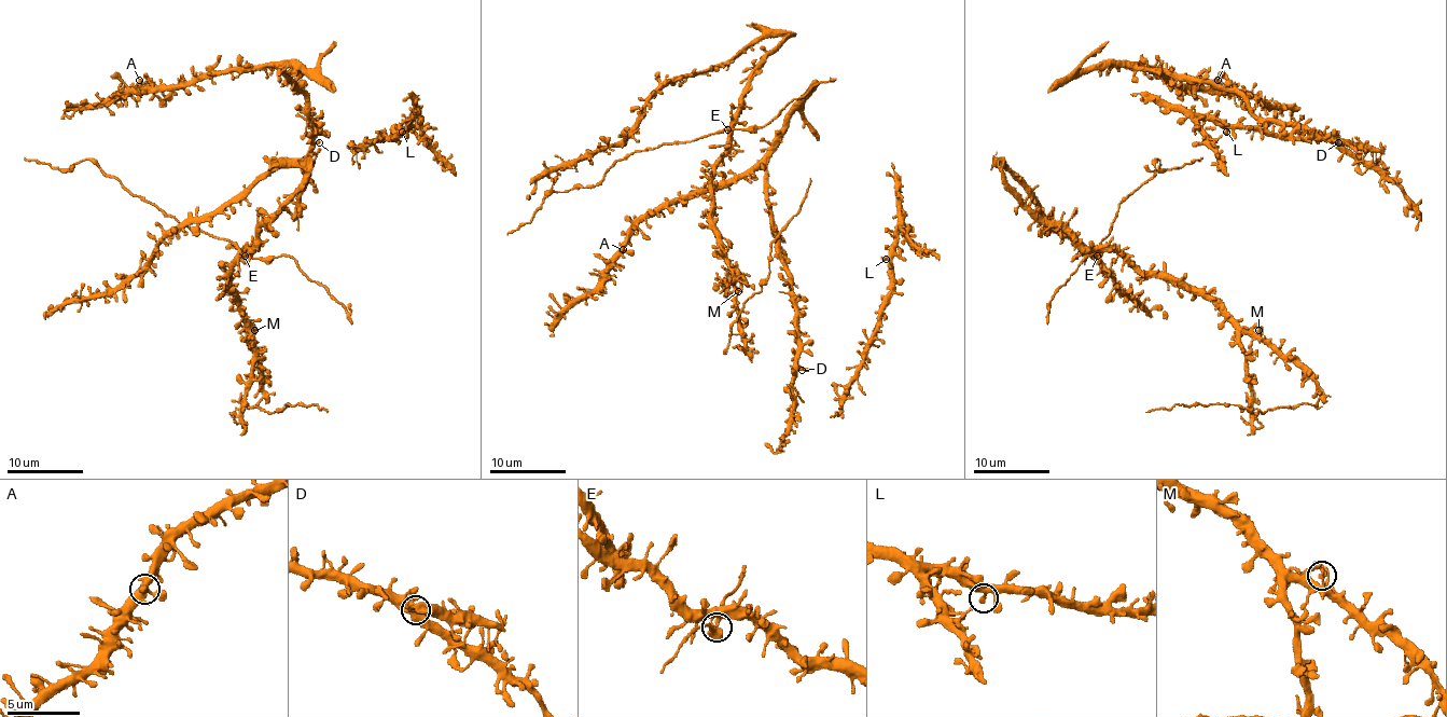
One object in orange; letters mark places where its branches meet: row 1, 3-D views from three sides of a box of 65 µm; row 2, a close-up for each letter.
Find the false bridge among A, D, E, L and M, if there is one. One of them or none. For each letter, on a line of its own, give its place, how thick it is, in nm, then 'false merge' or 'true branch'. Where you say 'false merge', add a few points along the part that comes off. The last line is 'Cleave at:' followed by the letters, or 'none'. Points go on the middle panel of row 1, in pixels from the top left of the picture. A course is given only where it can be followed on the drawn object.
A: at (623, 249); 240 nm thick; true branch
D: at (802, 370); 320 nm thick; true branch
E: at (727, 129); 200 nm thick; true branch
L: at (886, 259); 320 nm thick; true branch
M: at (738, 291); 200 nm thick; true branch
Cleave at: none

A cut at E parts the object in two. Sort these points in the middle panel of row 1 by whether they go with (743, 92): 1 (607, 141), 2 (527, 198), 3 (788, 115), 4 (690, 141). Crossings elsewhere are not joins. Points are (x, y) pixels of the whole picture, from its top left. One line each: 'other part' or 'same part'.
1: same part
2: same part
3: same part
4: other part

